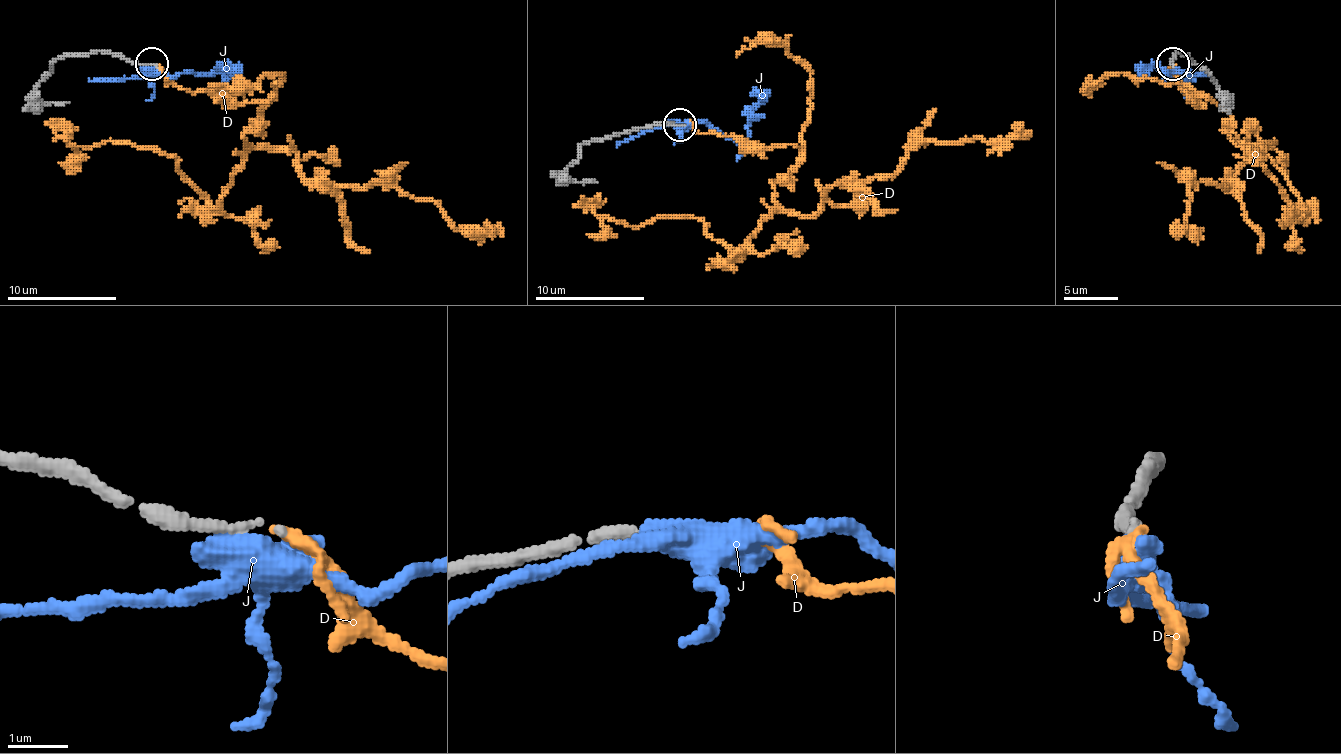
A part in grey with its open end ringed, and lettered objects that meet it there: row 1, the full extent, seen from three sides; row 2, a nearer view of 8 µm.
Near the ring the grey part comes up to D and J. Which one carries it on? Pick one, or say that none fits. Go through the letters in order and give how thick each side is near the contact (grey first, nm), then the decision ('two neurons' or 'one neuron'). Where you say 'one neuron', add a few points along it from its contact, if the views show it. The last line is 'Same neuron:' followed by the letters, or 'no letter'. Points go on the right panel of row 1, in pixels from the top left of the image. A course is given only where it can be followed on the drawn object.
D: calibres 120 and 150 nm; two neurons
J: calibres 200 and 440 nm; two neurons
Same neuron: no letter

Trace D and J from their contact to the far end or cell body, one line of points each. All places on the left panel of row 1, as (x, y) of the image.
D: (154, 64), (192, 92), (274, 97), (244, 138), (290, 149), (312, 182), (399, 187), (456, 228), (503, 236)
J: (146, 64), (178, 75), (219, 70), (225, 64), (241, 72)

